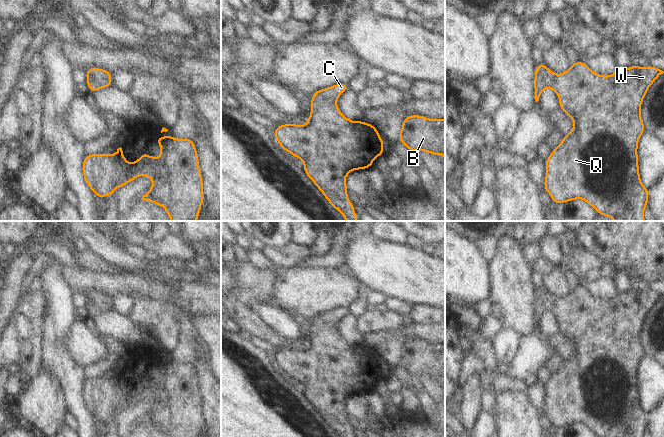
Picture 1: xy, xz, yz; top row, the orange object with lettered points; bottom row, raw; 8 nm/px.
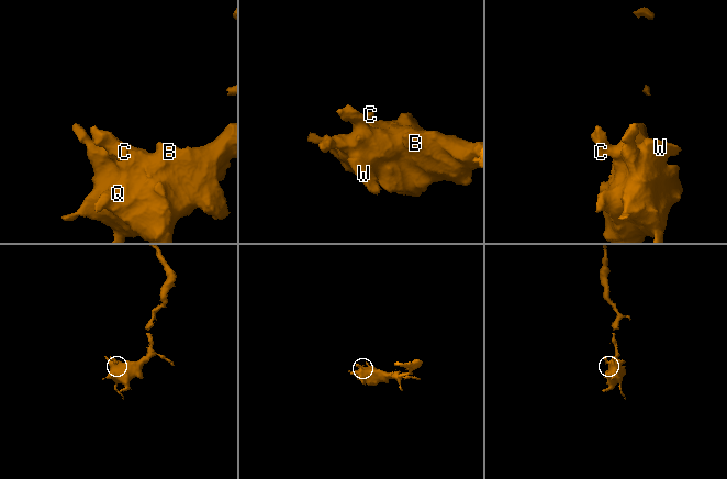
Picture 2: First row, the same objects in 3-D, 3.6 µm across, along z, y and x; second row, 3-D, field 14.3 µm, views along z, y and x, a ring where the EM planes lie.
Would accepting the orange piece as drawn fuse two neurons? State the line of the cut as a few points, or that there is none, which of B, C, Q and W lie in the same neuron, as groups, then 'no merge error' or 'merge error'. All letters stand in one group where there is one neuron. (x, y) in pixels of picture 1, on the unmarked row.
no cut; B C Q W; no merge error

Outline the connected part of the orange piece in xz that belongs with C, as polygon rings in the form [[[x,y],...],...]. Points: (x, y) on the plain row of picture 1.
[[[338,307],[315,315],[310,327],[311,338],[305,349],[282,348],[273,354],[281,372],[304,385],[305,398],[340,437],[355,437],[355,429],[349,425],[347,419],[346,400],[353,394],[372,391],[373,384],[385,378],[385,367],[373,348],[351,345],[339,334],[336,325],[348,313],[347,307]]]

